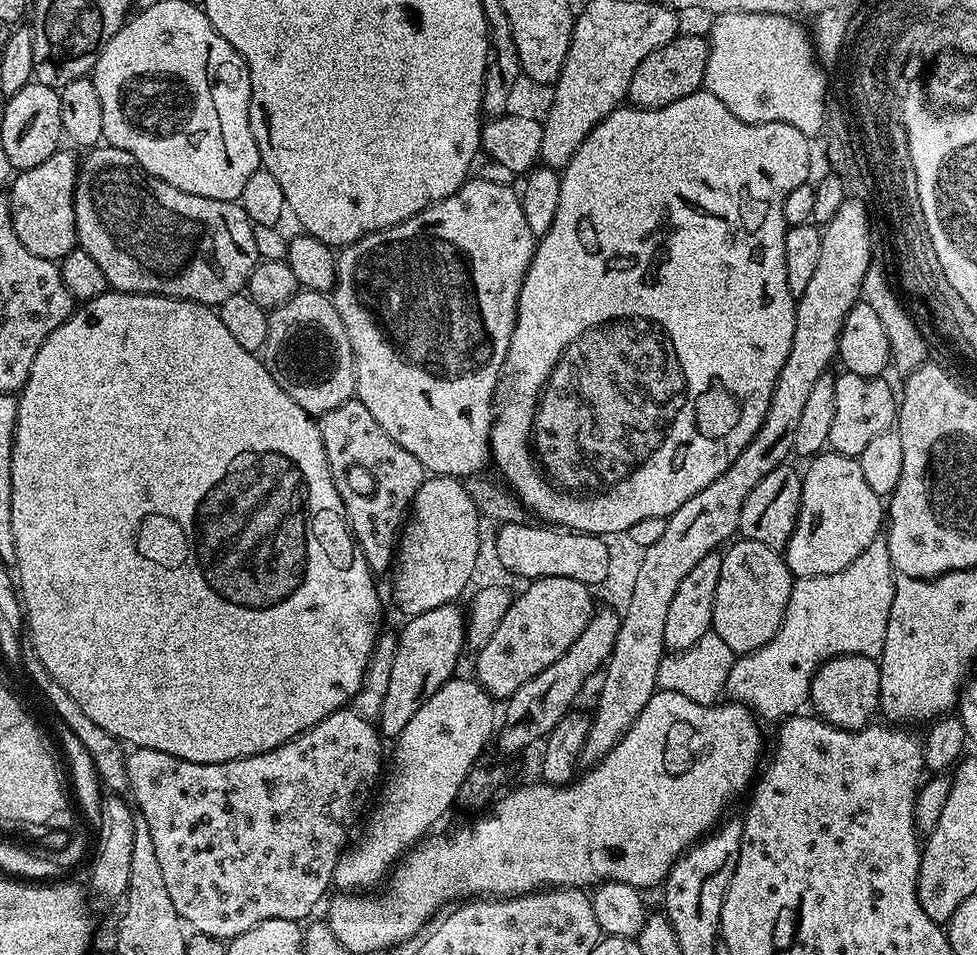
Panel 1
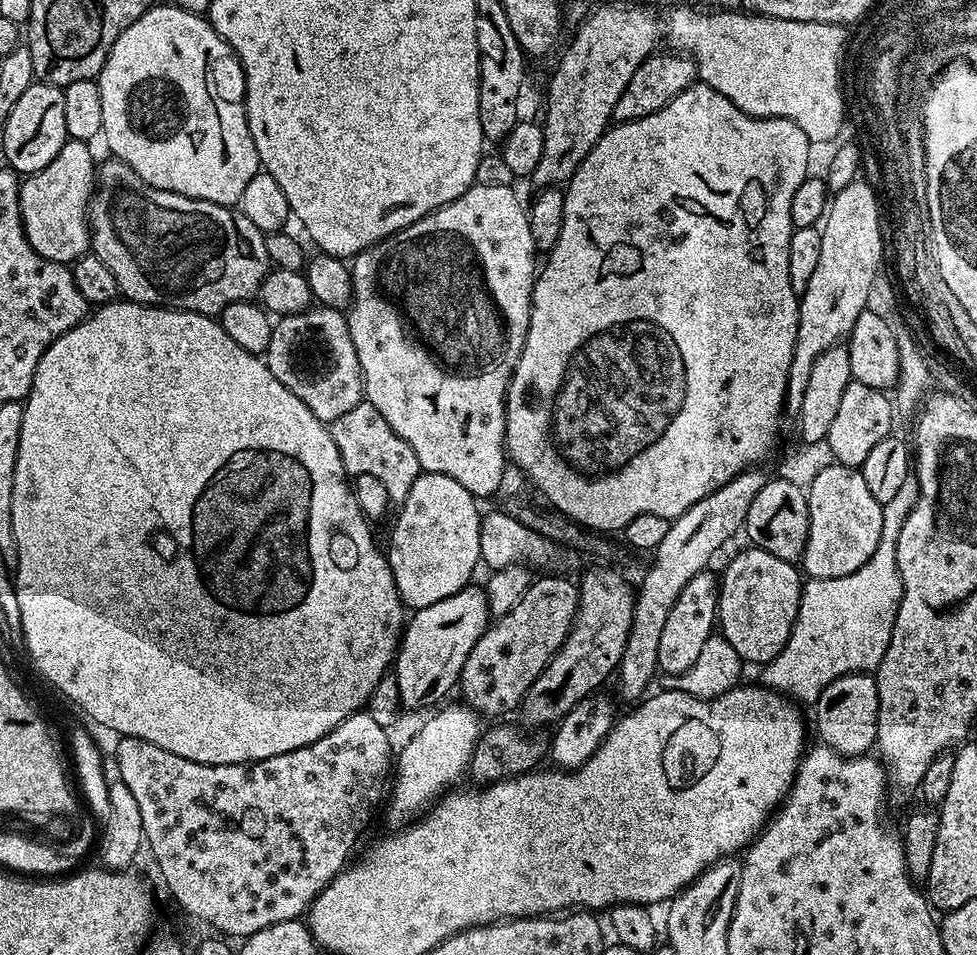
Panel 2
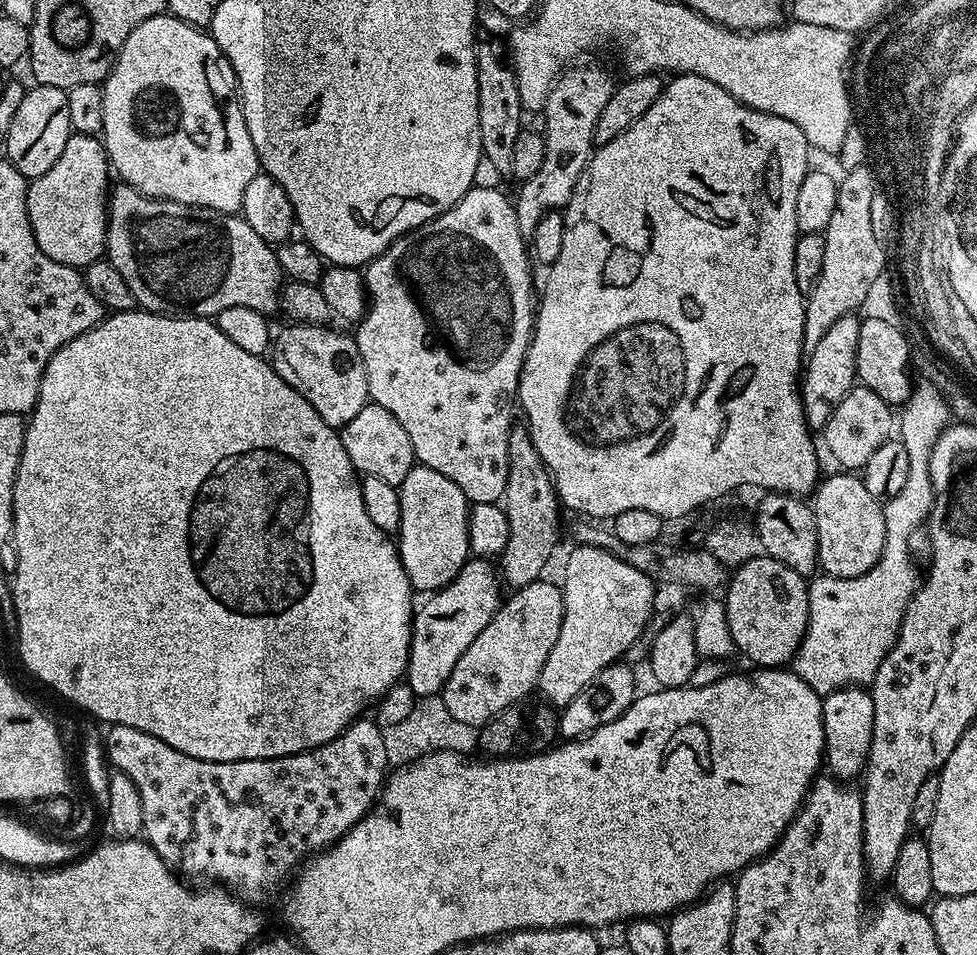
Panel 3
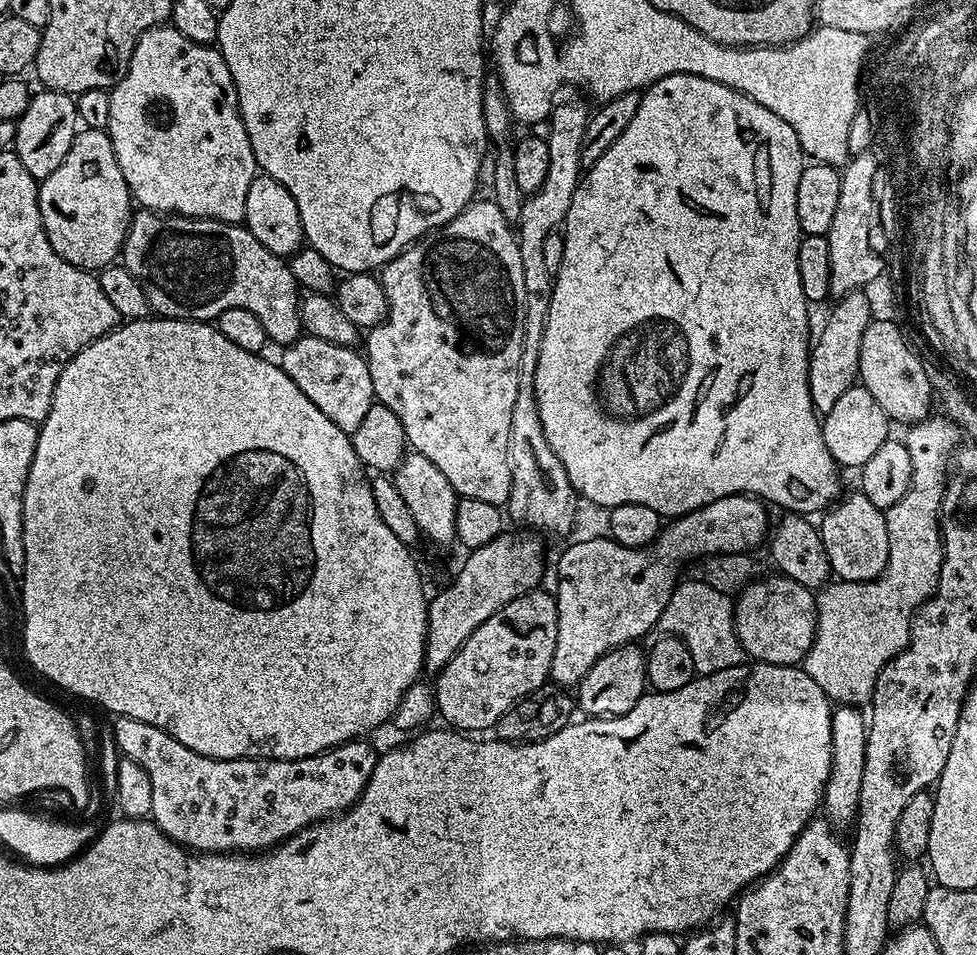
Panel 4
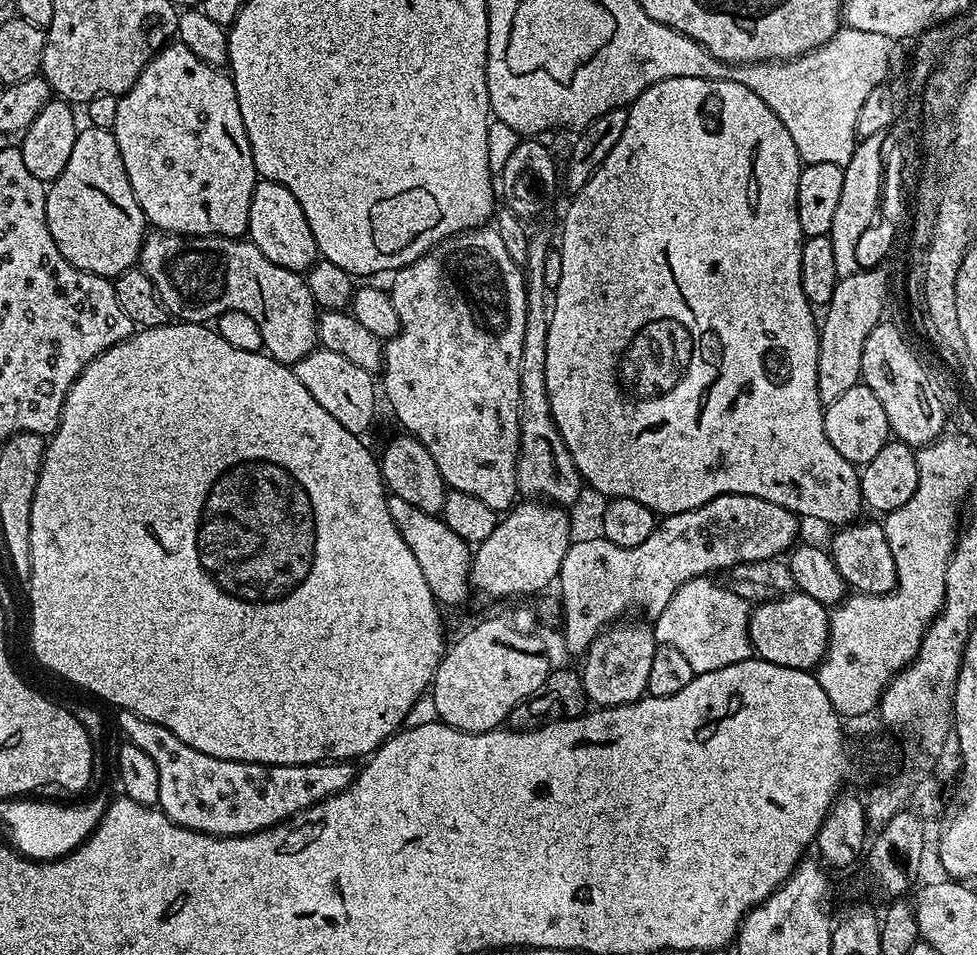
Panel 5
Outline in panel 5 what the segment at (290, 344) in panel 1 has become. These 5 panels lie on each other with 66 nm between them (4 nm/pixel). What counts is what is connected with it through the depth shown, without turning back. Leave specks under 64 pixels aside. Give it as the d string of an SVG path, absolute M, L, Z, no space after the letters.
M317 347L316 351L306 354L296 365L294 371L298 382L310 390L314 402L331 414L337 422L342 422L346 430L357 434L364 434L364 431L372 424L376 416L376 396L378 400L378 384L374 381L373 373L362 370L362 366L354 366L342 354L334 354L334 350L326 350Z

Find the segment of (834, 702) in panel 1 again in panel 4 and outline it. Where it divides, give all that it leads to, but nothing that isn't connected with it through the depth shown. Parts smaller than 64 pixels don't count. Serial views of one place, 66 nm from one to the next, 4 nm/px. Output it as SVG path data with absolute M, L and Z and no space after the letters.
M840 706L832 713L832 769L828 781L824 784L822 801L826 819L833 829L851 829L856 823L856 812L860 808L862 794L862 770L866 766L866 742L868 741L868 725L859 707Z

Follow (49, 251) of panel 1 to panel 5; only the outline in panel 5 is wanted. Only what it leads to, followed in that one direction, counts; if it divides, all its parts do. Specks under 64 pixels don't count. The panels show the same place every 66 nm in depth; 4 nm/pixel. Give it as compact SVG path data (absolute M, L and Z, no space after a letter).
M81 127L66 170L47 185L46 191L46 222L66 262L83 272L109 278L137 267L146 221L134 190L130 190L130 178L126 178L126 166L122 166L122 154L111 130Z

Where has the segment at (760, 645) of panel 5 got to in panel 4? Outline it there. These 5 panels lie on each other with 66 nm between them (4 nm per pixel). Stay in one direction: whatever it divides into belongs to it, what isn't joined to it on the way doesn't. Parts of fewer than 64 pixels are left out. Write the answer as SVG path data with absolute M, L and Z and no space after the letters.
M779 574L753 580L735 601L735 631L745 653L762 664L799 665L816 637L813 589Z

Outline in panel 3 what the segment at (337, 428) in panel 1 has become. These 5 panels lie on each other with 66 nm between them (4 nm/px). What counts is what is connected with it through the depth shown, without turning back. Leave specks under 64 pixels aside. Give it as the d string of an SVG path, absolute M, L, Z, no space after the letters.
M371 402L362 406L358 415L350 418L350 422L346 422L339 433L346 454L361 477L382 478L382 482L390 482L390 486L399 489L406 474L417 463L414 446L410 446L406 429L402 427L402 422L398 422L398 418L394 418L394 414L390 414L390 410L386 410L386 406Z

